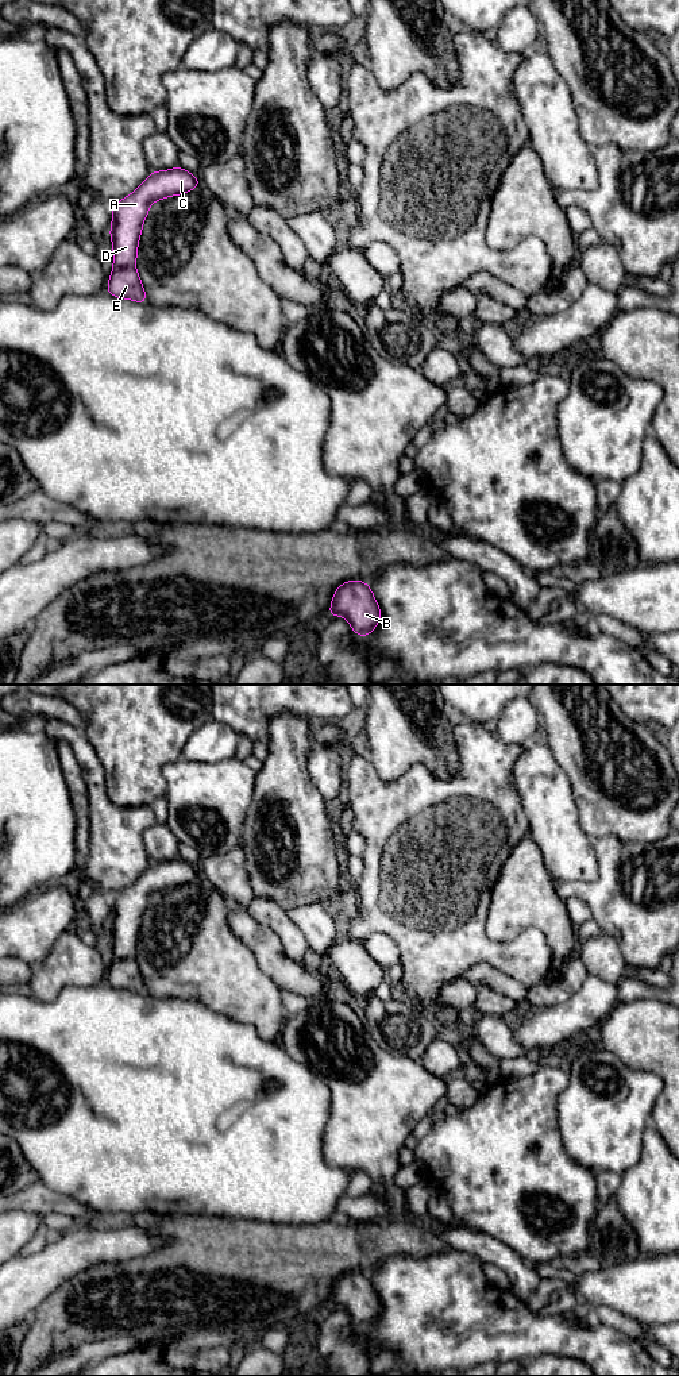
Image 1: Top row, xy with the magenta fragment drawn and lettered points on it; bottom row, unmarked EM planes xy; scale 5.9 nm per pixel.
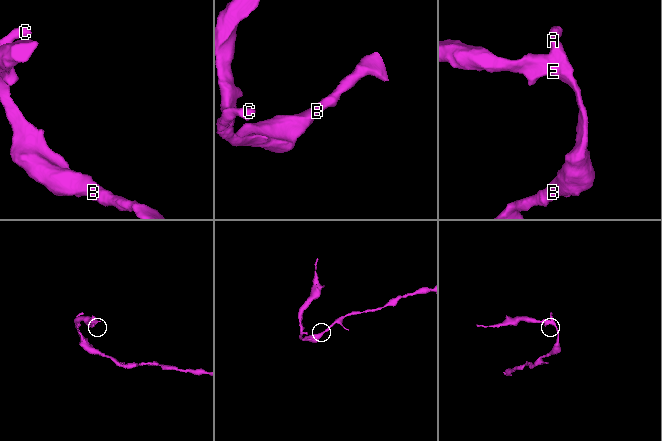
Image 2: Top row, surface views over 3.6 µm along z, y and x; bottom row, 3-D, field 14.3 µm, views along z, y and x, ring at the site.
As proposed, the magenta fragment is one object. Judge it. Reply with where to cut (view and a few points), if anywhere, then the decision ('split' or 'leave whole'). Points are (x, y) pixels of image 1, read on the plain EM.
xy (114, 956), (134, 958) | split

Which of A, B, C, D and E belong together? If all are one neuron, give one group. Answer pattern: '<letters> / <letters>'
A B C D / E

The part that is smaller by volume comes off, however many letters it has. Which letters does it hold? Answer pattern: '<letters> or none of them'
E

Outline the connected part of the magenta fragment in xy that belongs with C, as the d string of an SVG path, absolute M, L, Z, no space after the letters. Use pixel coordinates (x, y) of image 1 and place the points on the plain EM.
M177 857L170 862L153 863L135 883L112 895L113 911L109 925L113 936L113 957L135 957L142 917L153 893L184 886L197 878L200 878L198 868Z

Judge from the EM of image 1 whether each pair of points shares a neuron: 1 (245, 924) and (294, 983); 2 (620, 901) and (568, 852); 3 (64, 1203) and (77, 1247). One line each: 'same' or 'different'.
1: same
2: different
3: different

